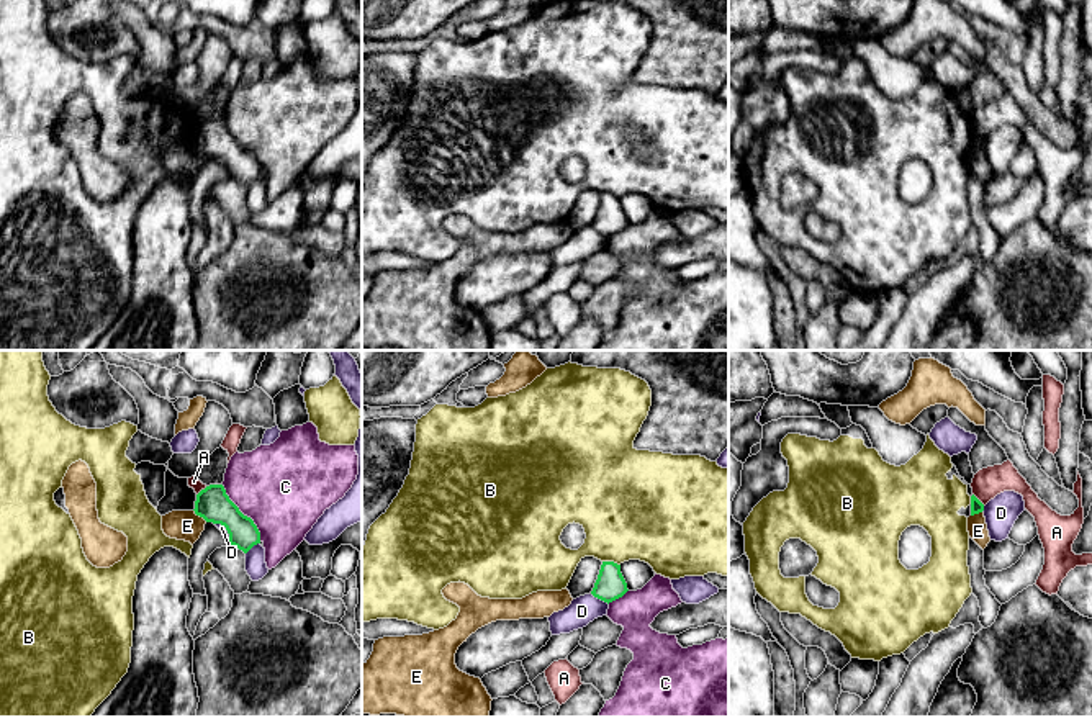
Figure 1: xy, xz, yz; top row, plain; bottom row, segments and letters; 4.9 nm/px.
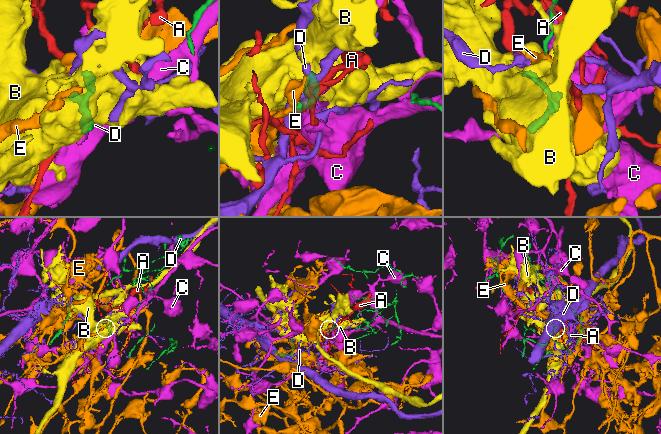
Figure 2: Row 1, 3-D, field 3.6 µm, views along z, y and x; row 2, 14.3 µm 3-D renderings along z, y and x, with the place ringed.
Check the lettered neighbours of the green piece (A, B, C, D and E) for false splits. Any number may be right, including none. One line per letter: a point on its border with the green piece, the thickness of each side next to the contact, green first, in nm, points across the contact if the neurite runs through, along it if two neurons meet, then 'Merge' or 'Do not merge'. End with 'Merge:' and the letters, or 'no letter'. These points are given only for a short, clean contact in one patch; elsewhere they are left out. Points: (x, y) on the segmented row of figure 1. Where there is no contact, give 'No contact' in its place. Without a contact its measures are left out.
A: Touches green at yz (978, 500). Thickness 60 nm (green) against 150 nm. Boundary: yz (973, 493), (984, 505). Do not merge
B: Touches green at xz (611, 562). Thickness 140 nm (green) against 440 nm. Do not merge
C: Touches green at xy (243, 514). Thickness 170 nm (green) against 440 nm. Do not merge
D: Touches green at xz (600, 598). Thickness 140 nm (green) against 140 nm. Do not merge
E: Touches green at xy (200, 516). Thickness 170 nm (green) against 150 nm. Boundary: xy (194, 509), (207, 521). Do not merge
Merge: no letter

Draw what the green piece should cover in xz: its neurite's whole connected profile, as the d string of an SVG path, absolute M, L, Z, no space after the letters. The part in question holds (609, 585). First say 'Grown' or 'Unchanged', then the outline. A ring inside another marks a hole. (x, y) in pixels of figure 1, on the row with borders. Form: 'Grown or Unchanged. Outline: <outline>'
Unchanged. Outline: M602 561L591 594L604 602L612 602L627 593L627 583L620 573L620 565Z

